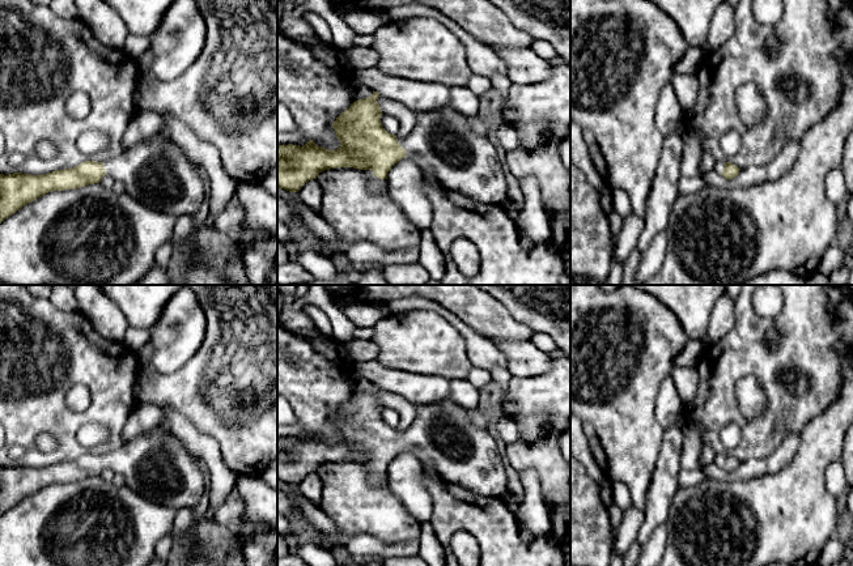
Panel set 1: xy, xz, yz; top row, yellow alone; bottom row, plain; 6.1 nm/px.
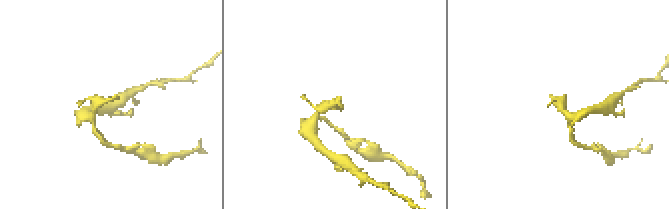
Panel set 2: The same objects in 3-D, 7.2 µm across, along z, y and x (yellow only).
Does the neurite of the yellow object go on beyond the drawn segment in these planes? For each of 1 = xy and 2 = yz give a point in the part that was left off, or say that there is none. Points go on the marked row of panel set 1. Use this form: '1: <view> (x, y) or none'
1: xy (160, 175)
2: yz (720, 165)

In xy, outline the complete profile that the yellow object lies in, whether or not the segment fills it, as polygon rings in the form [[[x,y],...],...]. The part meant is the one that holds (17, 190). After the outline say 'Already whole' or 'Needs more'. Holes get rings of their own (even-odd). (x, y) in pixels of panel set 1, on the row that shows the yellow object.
[[[137,142],[106,162],[85,161],[73,169],[55,170],[48,174],[22,173],[0,174],[0,224],[26,204],[52,191],[64,191],[101,183],[105,175],[124,184],[126,192],[137,201],[175,217],[192,216],[205,197],[204,178],[188,159],[183,146],[170,142]]]. Needs more

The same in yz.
[[[716,161],[714,171],[730,180],[739,174],[740,169],[730,162]]]. Needs more

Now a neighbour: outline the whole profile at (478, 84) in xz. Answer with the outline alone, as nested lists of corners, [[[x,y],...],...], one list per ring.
[[[472,73],[466,86],[479,97],[487,90],[489,90],[492,88],[492,84],[489,78]]]

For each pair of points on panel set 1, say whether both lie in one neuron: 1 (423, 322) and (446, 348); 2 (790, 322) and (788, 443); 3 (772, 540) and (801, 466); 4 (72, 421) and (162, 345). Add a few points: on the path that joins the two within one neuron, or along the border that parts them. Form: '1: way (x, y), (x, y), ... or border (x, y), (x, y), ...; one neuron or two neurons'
1: way (427, 328), (440, 341); one neuron
2: border (798, 433), (786, 435), (765, 456); two neurons
3: way (779, 522), (793, 507), (801, 484); one neuron
4: border (136, 353), (141, 371); two neurons

